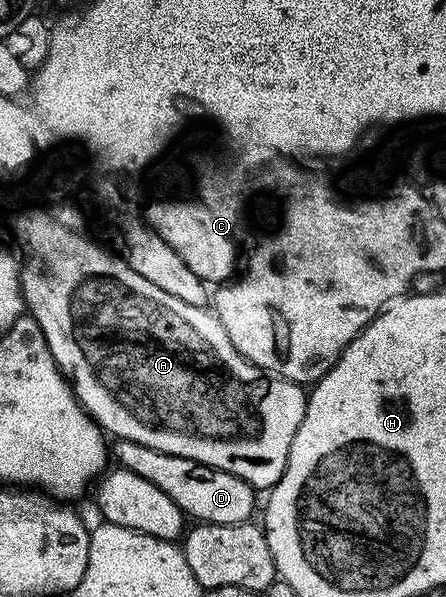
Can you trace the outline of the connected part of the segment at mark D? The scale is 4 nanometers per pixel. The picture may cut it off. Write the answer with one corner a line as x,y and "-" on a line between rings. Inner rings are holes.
121,439
113,442
112,457
113,460
114,457
118,460
115,462
121,468
132,471
140,475
140,479
148,479
148,483
160,487
160,491
164,491
164,495
168,495
172,503
180,506
187,518
195,517
195,522
207,525
240,525
253,518
250,516
254,513
256,490
236,475

